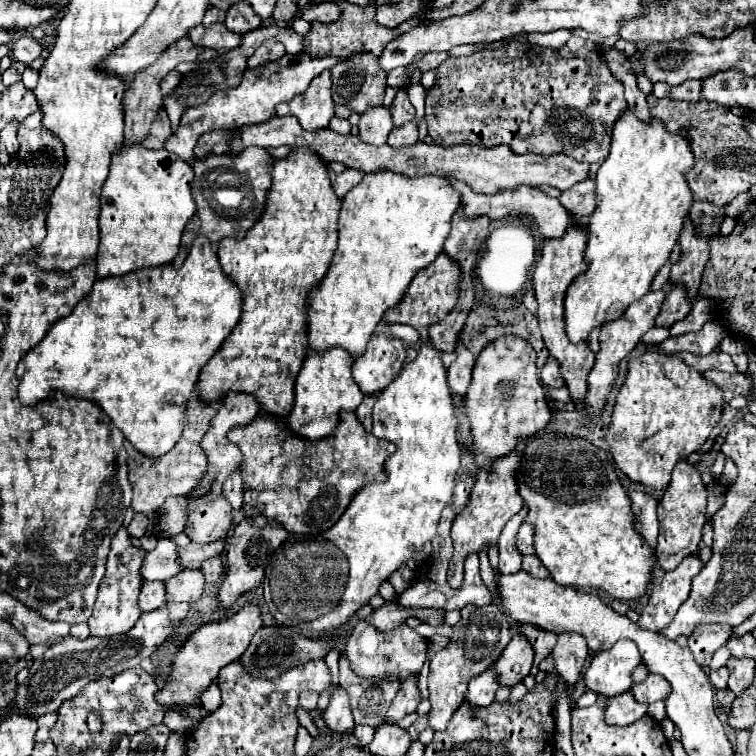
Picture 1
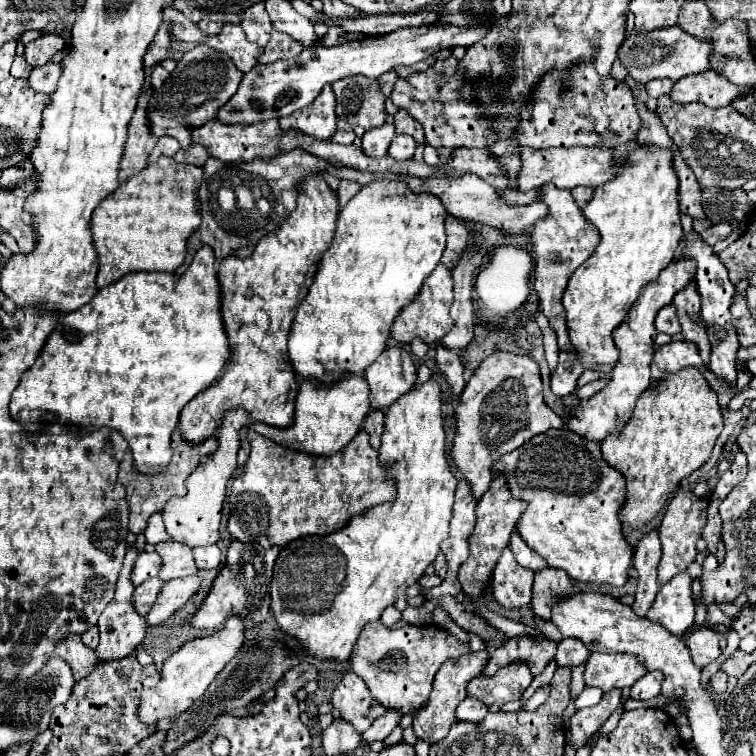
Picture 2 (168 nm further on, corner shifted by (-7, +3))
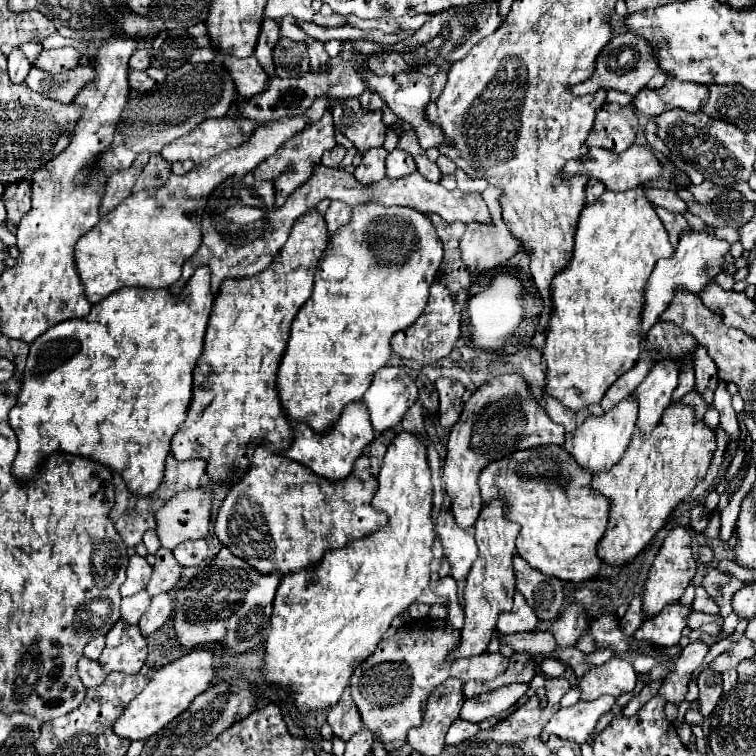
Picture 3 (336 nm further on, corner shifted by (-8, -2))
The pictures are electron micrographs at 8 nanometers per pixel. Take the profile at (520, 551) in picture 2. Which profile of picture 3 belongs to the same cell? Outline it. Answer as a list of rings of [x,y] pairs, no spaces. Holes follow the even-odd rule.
[[[519,554],[513,560],[515,576],[517,576],[517,590],[531,602],[539,620],[555,620],[559,610],[565,604],[565,588],[559,578],[551,578],[533,570]]]

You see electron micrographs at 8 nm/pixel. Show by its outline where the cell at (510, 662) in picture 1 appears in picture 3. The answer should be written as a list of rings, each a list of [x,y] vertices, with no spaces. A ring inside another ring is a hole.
[[[511,684],[511,686],[503,686],[501,690],[489,692],[489,694],[481,694],[477,698],[469,698],[465,700],[459,718],[467,720],[467,722],[483,722],[489,720],[501,712],[505,712],[511,704],[515,704],[525,692],[527,692],[527,684]]]

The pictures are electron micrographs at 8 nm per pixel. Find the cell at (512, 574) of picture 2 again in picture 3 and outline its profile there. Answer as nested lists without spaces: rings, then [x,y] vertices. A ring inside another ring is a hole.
[[[517,592],[513,610],[499,616],[497,630],[499,630],[501,636],[509,636],[509,634],[517,634],[517,632],[533,632],[535,628],[537,628],[535,612],[525,602],[525,598]]]

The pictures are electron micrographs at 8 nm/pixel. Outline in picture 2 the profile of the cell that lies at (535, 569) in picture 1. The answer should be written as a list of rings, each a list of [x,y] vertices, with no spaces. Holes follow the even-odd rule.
[[[546,567],[542,569],[542,573],[536,573],[534,577],[534,597],[530,601],[530,607],[540,619],[548,621],[550,619],[550,607],[548,607],[550,599],[572,595],[572,593],[574,593],[572,581],[564,571]]]

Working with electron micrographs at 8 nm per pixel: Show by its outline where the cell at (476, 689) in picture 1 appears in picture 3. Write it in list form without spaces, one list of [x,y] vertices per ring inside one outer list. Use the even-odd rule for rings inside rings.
[[[457,718],[457,720],[451,724],[451,728],[449,728],[447,736],[445,736],[445,744],[447,744],[447,746],[457,746],[459,742],[465,742],[465,740],[473,738],[477,732],[479,732],[479,726],[477,726],[477,724],[465,722],[465,720]]]

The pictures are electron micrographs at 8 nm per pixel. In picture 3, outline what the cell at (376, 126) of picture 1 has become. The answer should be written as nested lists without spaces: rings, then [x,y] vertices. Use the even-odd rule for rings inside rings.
[[[371,148],[363,154],[361,166],[355,168],[353,176],[361,184],[375,184],[385,178],[385,158],[387,150],[385,148]]]

